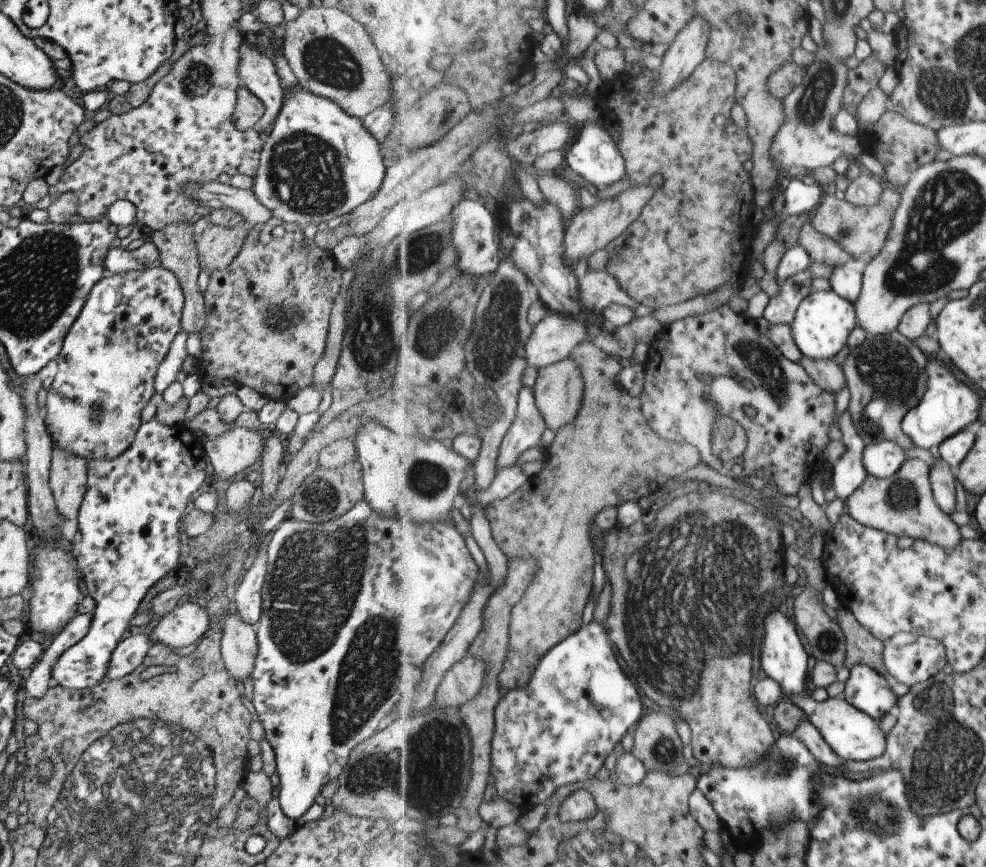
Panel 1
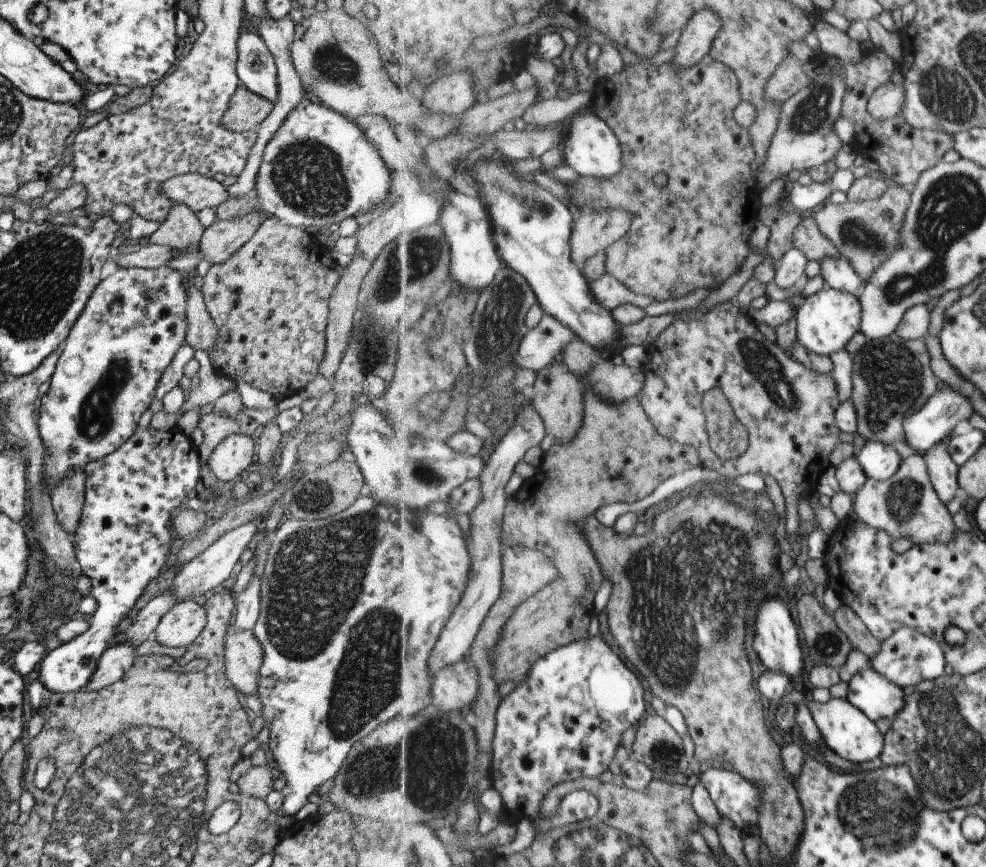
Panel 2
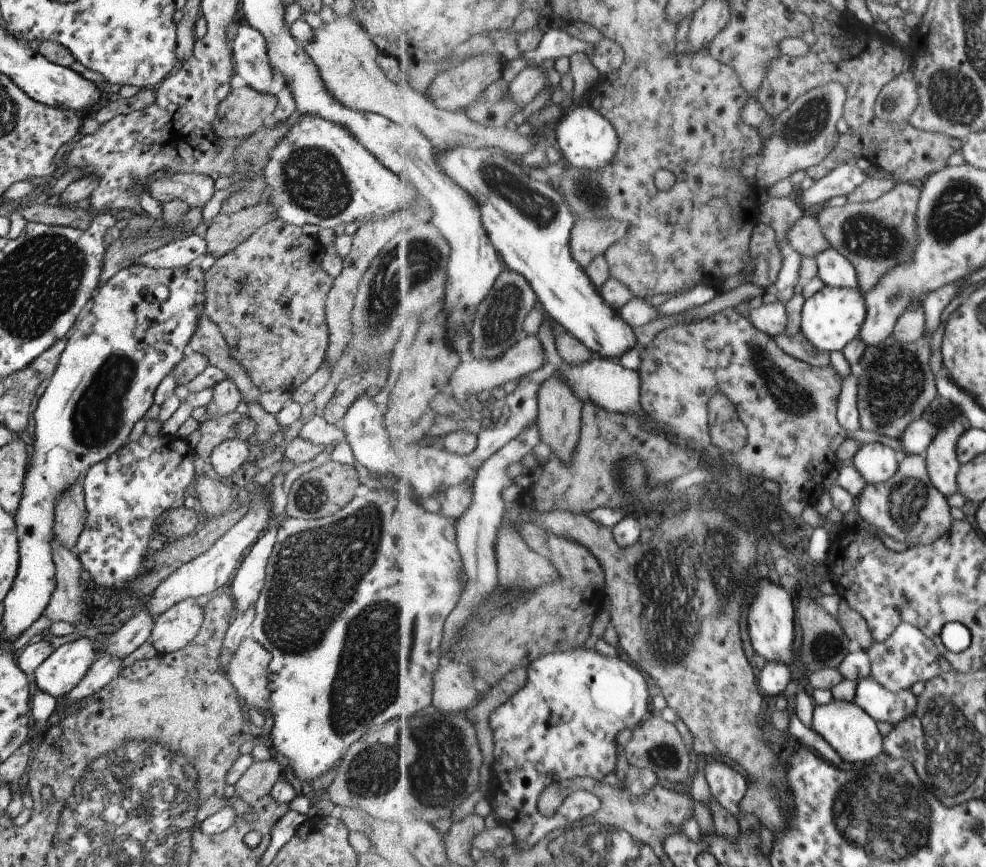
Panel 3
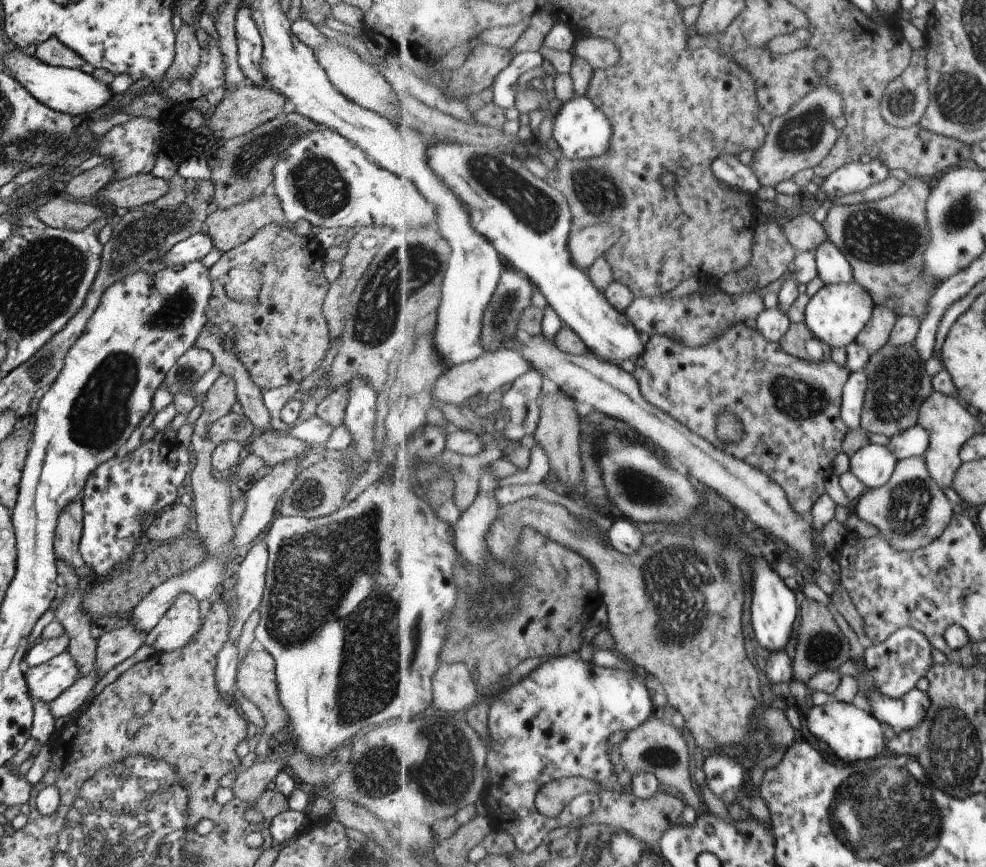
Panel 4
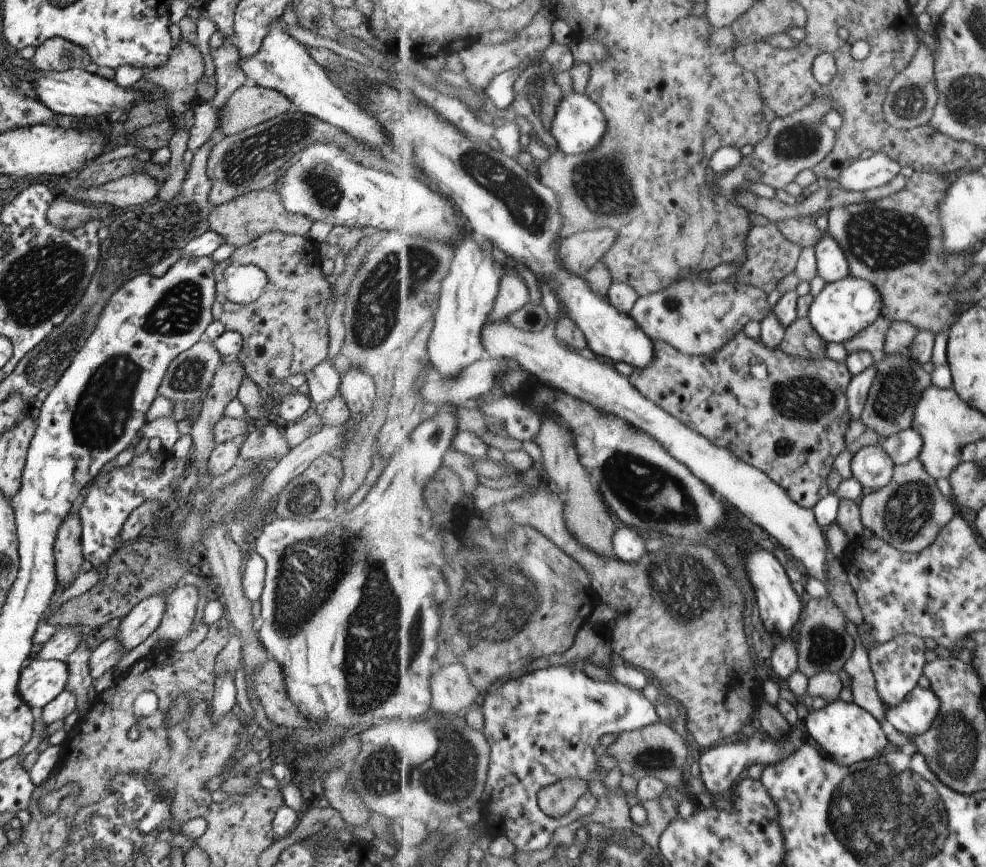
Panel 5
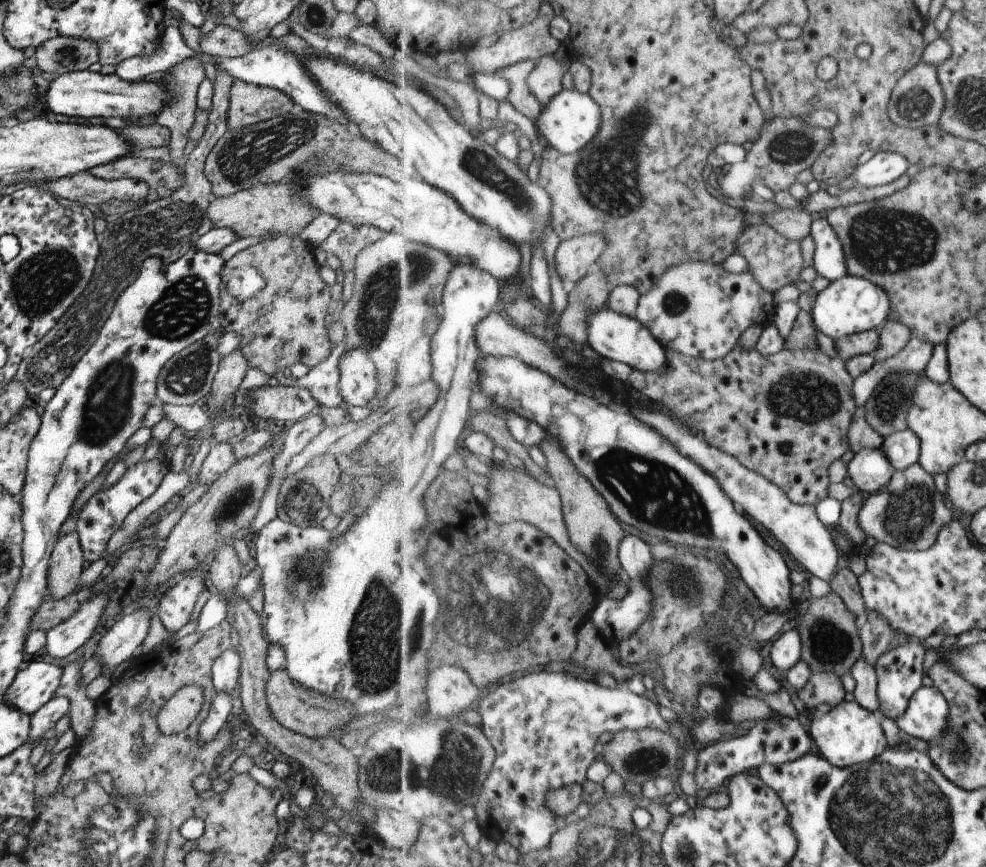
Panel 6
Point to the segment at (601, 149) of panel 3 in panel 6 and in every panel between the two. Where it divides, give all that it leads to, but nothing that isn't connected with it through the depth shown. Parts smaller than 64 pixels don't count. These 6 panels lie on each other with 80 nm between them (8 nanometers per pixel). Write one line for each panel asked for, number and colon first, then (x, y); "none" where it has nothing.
4: (583, 130)
5: (581, 124)
6: (572, 120)

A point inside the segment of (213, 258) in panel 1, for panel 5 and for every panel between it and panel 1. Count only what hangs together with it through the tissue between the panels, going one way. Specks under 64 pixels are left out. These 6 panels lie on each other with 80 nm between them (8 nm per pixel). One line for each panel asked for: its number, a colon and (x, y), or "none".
2: (219, 241)
3: (225, 232)
4: (230, 227)
5: (242, 219)

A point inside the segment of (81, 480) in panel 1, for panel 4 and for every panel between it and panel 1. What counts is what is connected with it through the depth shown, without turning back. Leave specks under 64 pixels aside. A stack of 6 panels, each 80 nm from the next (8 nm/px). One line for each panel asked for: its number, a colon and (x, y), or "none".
2: (67, 498)
3: (70, 512)
4: (69, 528)

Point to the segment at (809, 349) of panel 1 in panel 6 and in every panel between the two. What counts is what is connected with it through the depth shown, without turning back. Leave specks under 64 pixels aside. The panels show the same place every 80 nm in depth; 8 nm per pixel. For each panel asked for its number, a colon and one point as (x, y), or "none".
2: (828, 320)
3: (834, 317)
4: (838, 314)
5: (842, 311)
6: (853, 304)

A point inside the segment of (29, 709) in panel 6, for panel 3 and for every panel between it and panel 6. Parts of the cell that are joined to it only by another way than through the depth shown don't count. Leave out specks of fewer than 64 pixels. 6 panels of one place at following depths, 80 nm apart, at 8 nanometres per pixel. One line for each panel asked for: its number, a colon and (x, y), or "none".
3: (64, 668)
4: (45, 682)
5: (39, 683)

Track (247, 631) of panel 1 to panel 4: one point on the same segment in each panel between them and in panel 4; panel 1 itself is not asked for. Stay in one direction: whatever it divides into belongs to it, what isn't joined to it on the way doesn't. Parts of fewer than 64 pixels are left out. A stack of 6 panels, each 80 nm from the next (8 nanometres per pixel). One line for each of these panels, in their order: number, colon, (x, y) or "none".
2: (244, 654)
3: (247, 672)
4: (256, 677)

